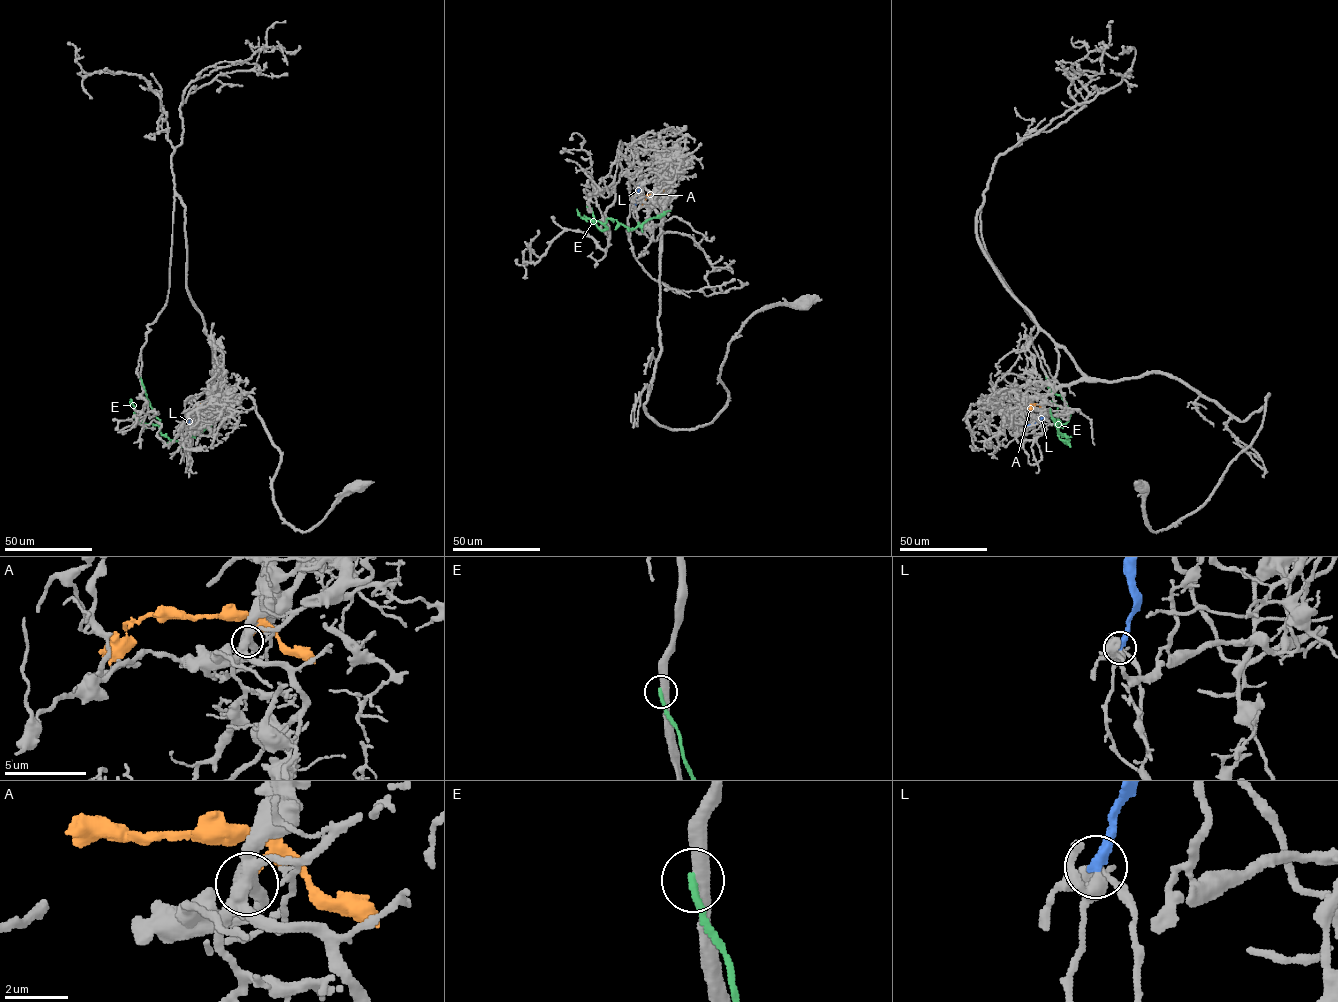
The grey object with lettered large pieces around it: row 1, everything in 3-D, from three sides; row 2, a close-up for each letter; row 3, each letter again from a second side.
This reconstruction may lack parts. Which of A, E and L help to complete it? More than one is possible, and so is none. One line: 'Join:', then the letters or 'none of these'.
Join: none of these

